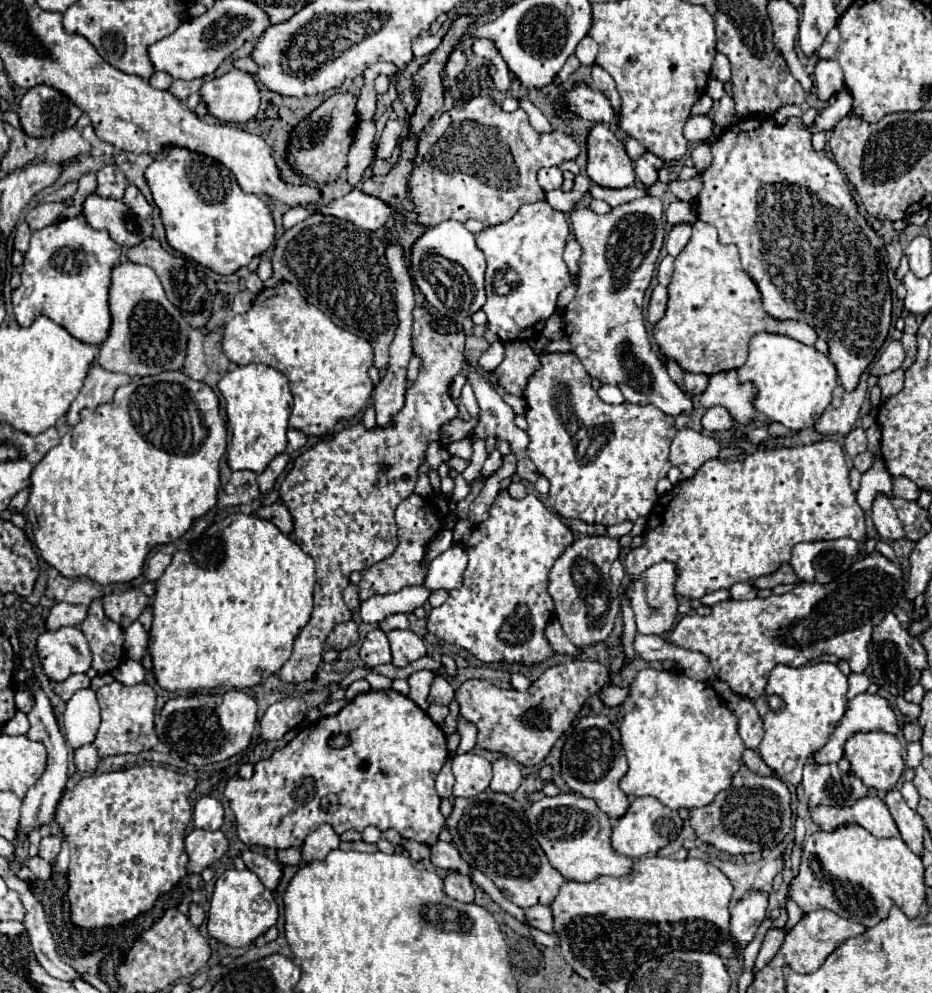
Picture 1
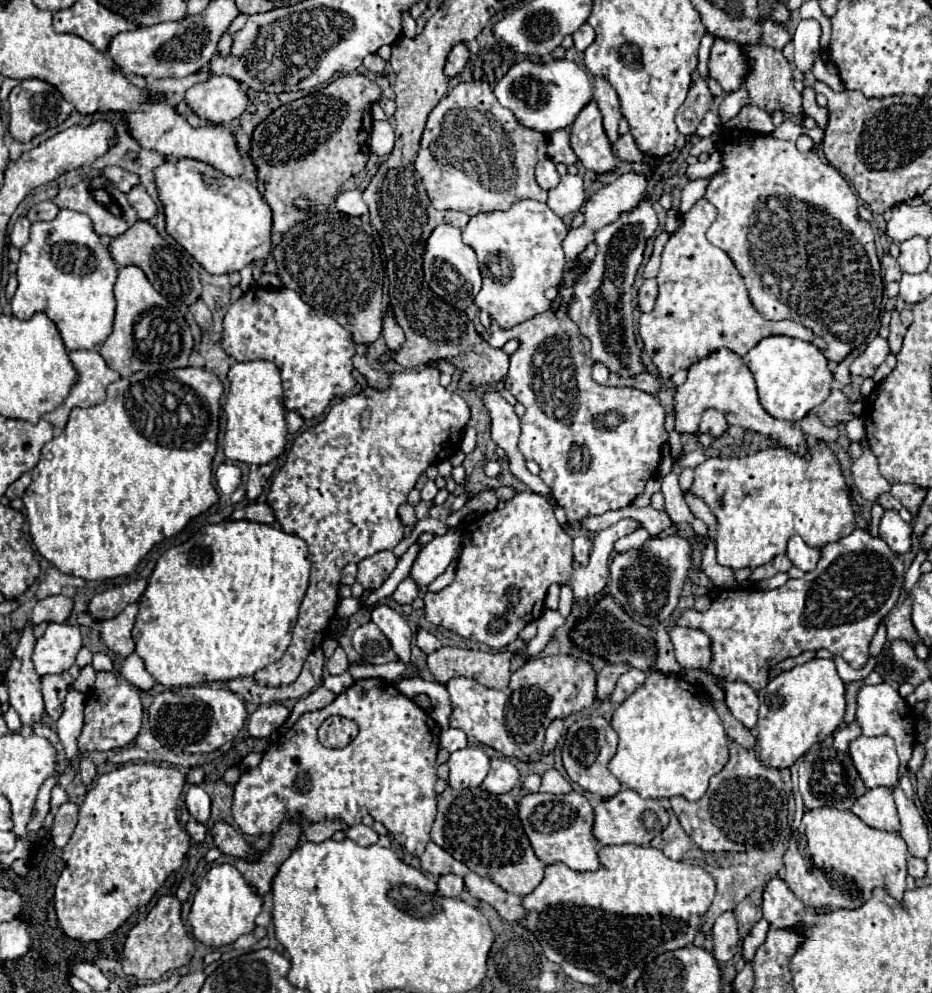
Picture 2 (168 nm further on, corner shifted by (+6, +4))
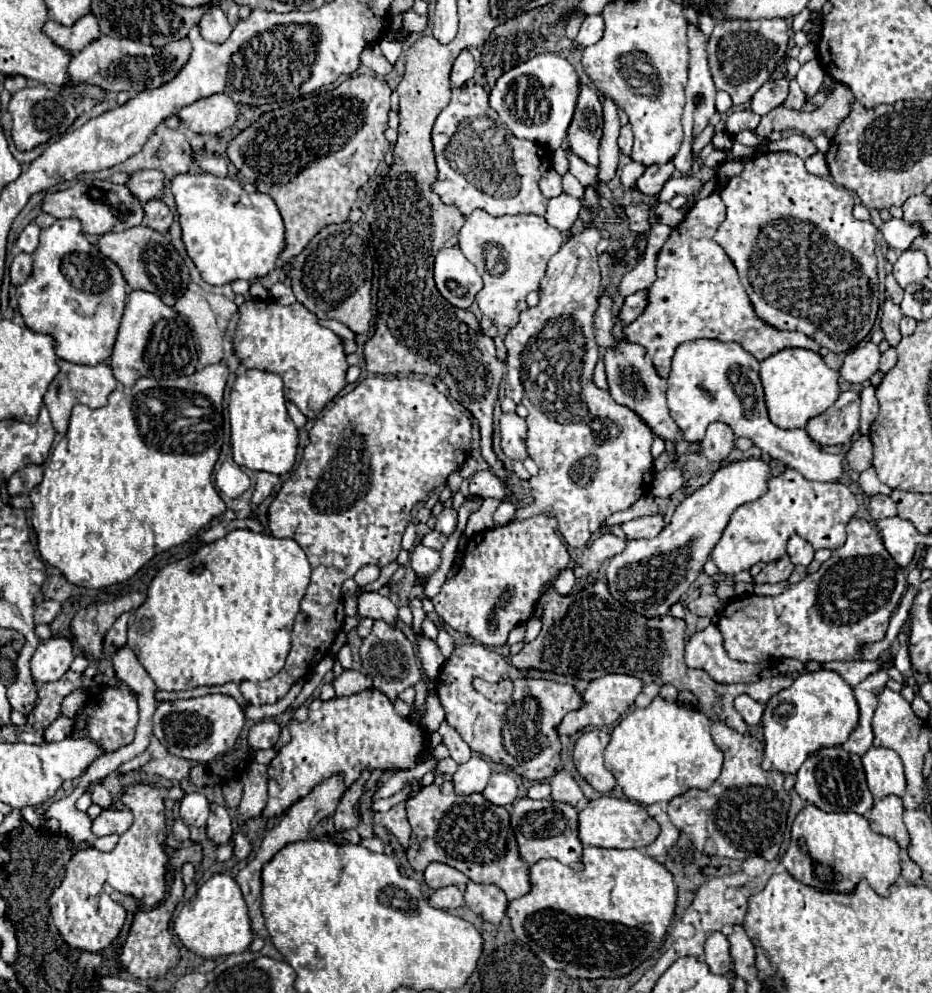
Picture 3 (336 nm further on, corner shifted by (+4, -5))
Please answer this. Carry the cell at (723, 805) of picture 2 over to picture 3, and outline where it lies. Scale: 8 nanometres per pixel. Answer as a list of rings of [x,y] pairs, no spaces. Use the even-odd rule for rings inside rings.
[[[713,722],[711,736],[715,744],[723,750],[725,762],[723,772],[715,780],[715,784],[707,790],[689,790],[683,796],[677,796],[669,802],[667,814],[671,822],[691,838],[693,846],[709,856],[725,856],[733,860],[745,860],[749,856],[763,856],[765,860],[775,860],[783,842],[785,824],[787,824],[787,810],[789,810],[789,794],[783,788],[783,774],[781,772],[765,772],[761,768],[763,760],[763,744],[753,736],[743,736],[733,728],[725,726],[723,722]]]

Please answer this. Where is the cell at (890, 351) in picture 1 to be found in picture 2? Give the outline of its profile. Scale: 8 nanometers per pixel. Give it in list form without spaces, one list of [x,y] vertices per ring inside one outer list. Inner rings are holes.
[[[877,335],[873,341],[869,341],[869,345],[865,347],[865,351],[861,355],[857,355],[855,361],[851,363],[851,367],[849,367],[851,375],[871,377],[875,373],[875,369],[885,361],[887,353],[889,353],[887,339],[883,339],[883,337]]]

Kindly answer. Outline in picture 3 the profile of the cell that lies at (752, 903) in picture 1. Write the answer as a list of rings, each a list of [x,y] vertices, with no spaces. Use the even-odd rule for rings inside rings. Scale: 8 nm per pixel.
[[[723,932],[711,934],[705,942],[705,962],[713,970],[713,974],[727,974],[733,966],[733,958],[729,954],[729,940]]]

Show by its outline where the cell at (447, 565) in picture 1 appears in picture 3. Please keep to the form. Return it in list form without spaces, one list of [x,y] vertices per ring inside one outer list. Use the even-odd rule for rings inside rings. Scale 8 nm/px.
[[[423,544],[415,546],[415,550],[411,554],[411,568],[417,574],[417,578],[421,578],[421,584],[429,582],[429,578],[437,572],[439,564],[441,564],[441,556],[437,550],[427,548]]]

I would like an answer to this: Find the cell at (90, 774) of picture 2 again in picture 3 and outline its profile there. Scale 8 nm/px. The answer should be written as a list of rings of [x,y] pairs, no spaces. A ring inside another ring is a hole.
[[[95,782],[95,784],[91,784],[91,800],[95,802],[95,804],[99,804],[99,806],[103,806],[103,808],[107,808],[107,806],[111,806],[111,800],[113,796],[103,788],[103,784],[101,782]]]

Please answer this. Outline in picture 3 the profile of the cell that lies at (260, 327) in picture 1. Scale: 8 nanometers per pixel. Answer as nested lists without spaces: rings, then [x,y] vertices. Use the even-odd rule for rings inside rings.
[[[245,300],[245,304],[239,306],[239,324],[233,336],[233,350],[245,368],[257,368],[279,374],[285,384],[287,402],[293,402],[309,420],[317,418],[325,404],[329,404],[347,386],[345,374],[349,366],[345,360],[341,338],[329,328],[321,326],[319,318],[299,302],[283,306],[273,300]]]

